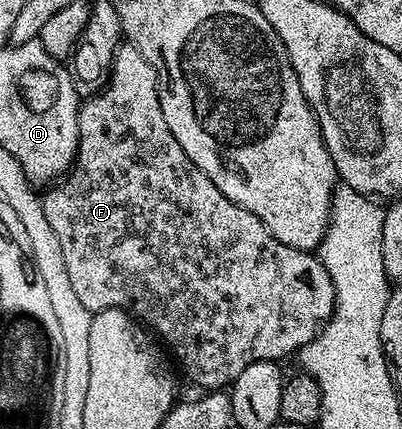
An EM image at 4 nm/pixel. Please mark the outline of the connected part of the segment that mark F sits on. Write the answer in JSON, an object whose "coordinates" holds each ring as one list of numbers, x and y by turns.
{"coordinates":[[120,45,115,53,111,79,107,85,97,94,90,95,79,108,79,147,75,153,75,163,71,165,62,180,46,187,42,195,45,217,48,218,57,241,61,243,61,253,65,260,65,268,69,271,69,280,73,284,73,292,81,299,81,304,93,312,102,312,111,308,126,310,134,316,144,327,152,326,154,337,169,351,170,357,179,361,183,374,191,382,196,382,207,392,215,392,220,388,230,387,232,382,249,368,254,362,273,362,284,360,290,356,298,355,305,344,309,344,319,335,323,324,331,318,335,310,335,289,333,280,329,280,329,272,325,272,322,262,314,253,297,248,289,248,289,244,281,244,245,208,233,204,219,191,217,184,201,172,185,156,185,148,177,144,173,132,169,132,169,124,165,124,165,112,161,112,161,100,159,99,159,79,155,76,153,64,141,56,141,52,133,45]]}

